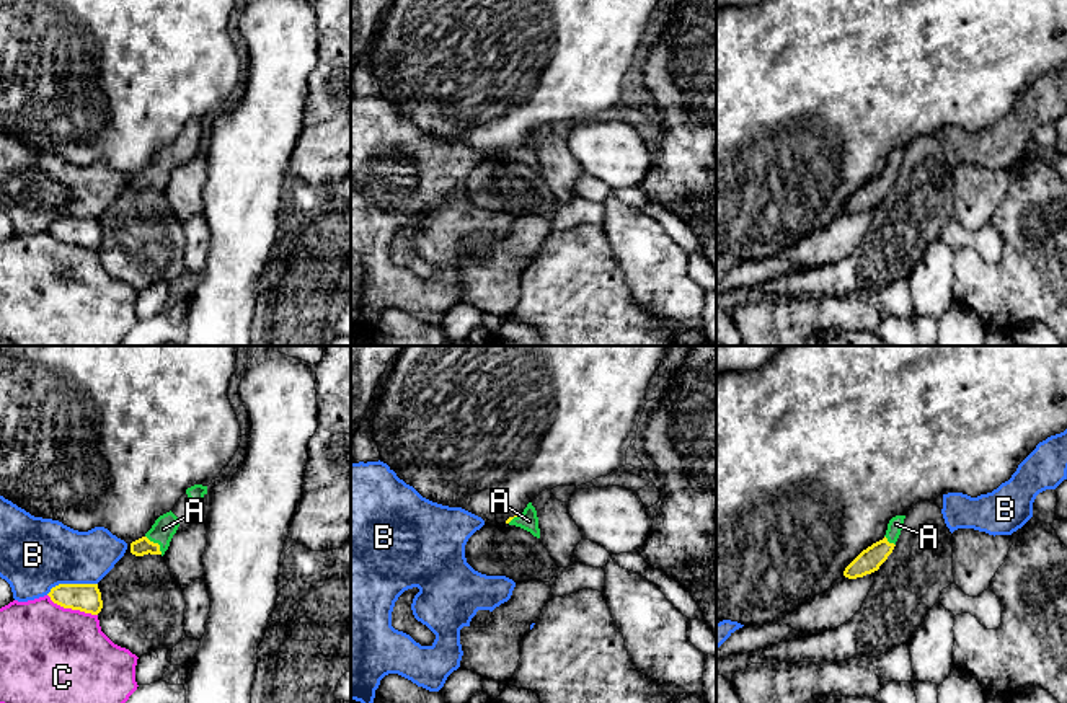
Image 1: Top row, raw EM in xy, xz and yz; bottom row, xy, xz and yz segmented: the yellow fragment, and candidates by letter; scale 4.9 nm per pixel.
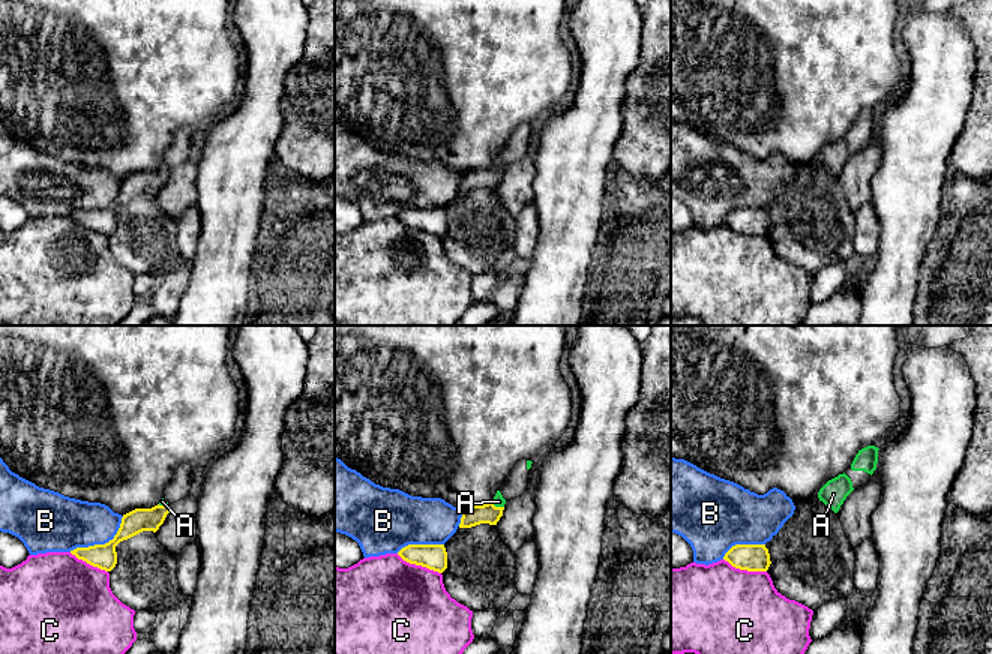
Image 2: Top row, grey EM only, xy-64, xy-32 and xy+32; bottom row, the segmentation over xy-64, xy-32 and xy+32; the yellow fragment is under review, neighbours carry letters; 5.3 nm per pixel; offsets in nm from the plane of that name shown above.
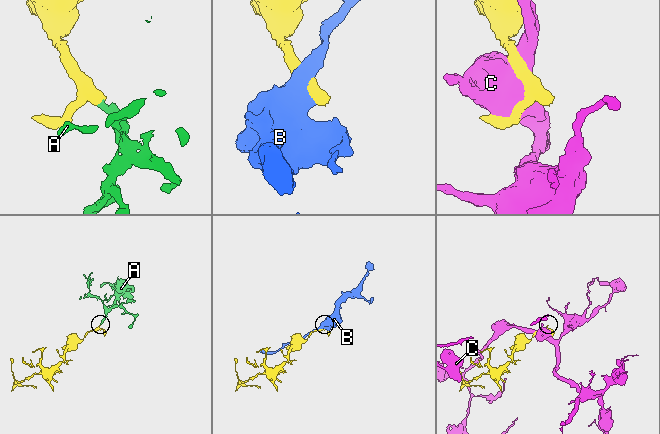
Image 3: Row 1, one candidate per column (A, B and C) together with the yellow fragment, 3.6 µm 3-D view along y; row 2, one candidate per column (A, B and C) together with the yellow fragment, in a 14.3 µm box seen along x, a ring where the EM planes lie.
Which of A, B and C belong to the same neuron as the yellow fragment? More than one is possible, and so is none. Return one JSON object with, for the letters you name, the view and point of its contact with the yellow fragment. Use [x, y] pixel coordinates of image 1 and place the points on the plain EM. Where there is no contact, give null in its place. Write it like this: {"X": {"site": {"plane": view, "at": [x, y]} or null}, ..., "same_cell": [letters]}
{"A": {"site": {"plane": "xy", "at": [157, 178]}}, "same_cell": ["A"]}

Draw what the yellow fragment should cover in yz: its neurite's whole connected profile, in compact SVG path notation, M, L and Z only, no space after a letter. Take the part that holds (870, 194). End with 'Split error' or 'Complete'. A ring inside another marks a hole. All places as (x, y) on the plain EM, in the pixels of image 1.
M896 150L889 155L888 165L883 175L873 178L863 184L843 206L848 214L863 212L879 204L879 201L892 188L896 176L904 161L905 150Z. Split error

